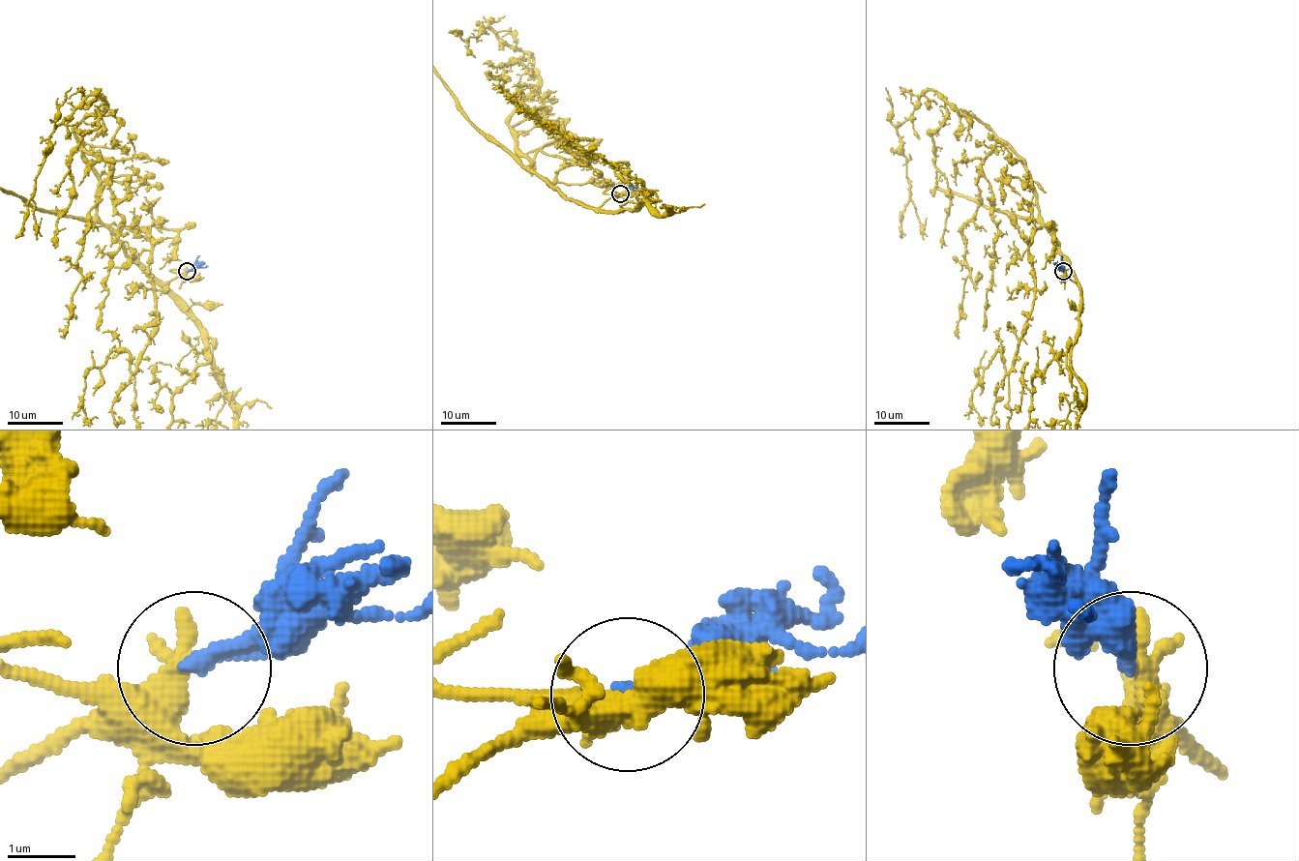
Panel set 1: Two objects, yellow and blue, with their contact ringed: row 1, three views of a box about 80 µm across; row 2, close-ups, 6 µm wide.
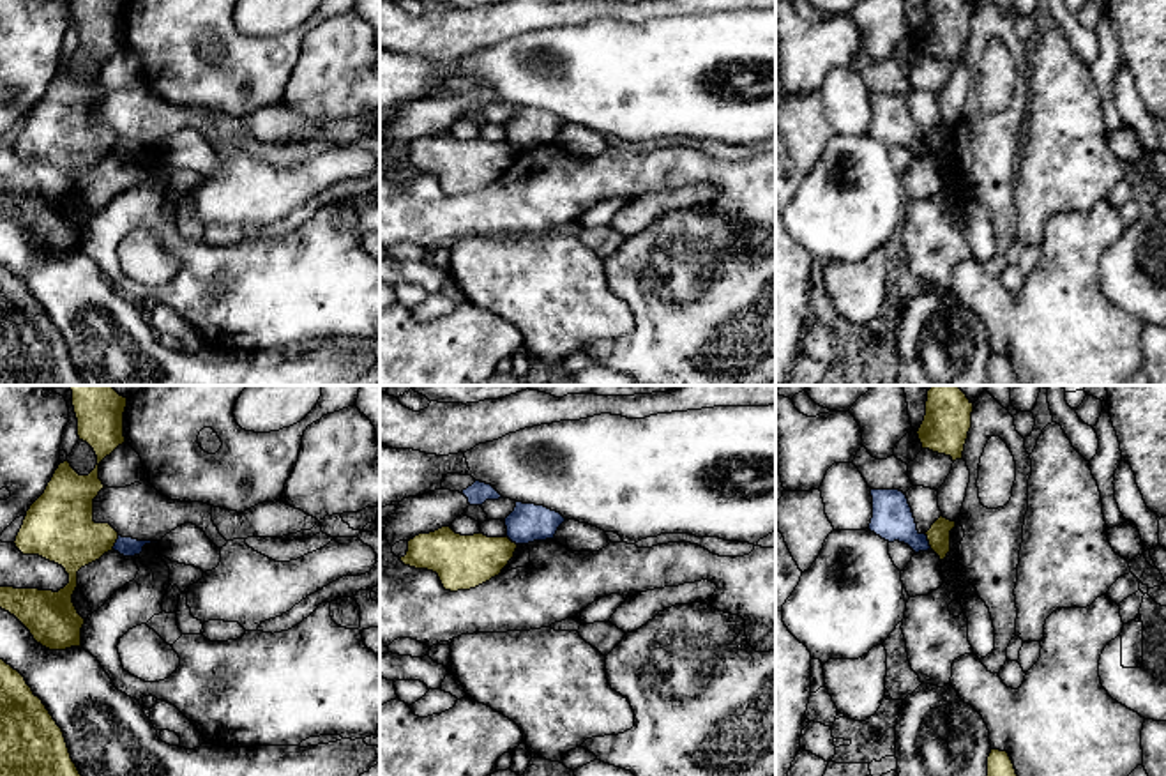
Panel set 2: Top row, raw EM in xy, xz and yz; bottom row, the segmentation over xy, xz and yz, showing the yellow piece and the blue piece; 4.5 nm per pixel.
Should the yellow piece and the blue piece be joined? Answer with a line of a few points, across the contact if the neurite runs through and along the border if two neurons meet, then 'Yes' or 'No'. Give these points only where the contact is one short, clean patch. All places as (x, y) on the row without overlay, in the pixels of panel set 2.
Line: yz (924, 138), (931, 152). No

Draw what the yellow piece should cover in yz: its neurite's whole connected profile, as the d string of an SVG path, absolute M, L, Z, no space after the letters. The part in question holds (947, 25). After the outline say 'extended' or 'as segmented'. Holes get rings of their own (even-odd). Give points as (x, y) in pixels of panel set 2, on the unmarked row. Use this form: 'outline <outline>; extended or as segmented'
outline M928 0L926 19L917 35L922 53L963 62L972 32L973 7L966 0Z; as segmented

